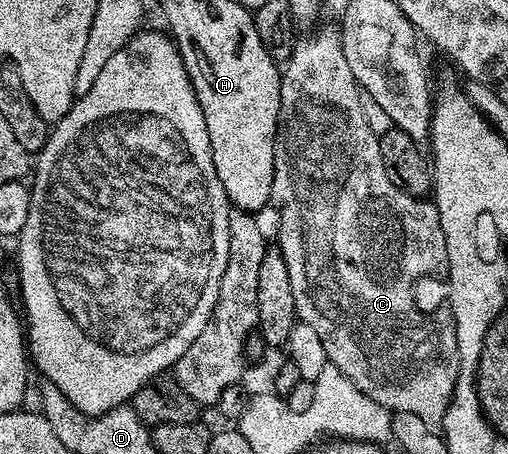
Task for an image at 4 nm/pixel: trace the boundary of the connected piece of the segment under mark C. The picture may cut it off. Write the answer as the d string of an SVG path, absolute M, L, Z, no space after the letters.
M332 27L315 28L316 35L309 39L297 38L292 44L292 56L286 60L280 76L280 112L276 126L276 144L274 145L274 185L272 186L271 206L280 214L280 240L278 246L282 257L286 257L286 269L290 272L290 286L294 288L294 305L301 323L308 323L322 345L326 348L326 357L339 371L346 373L370 401L378 401L390 412L405 411L414 413L414 417L425 423L427 427L440 429L444 426L446 409L452 404L452 394L460 372L458 357L458 341L456 340L456 324L452 321L451 310L441 305L437 311L423 311L416 304L416 286L423 279L436 279L447 276L448 254L446 253L446 237L442 233L442 221L435 202L410 193L402 193L382 165L380 140L366 125L366 115L362 113L359 100L361 89L354 73L350 73L350 65L346 65L346 53L342 49L340 31Z

